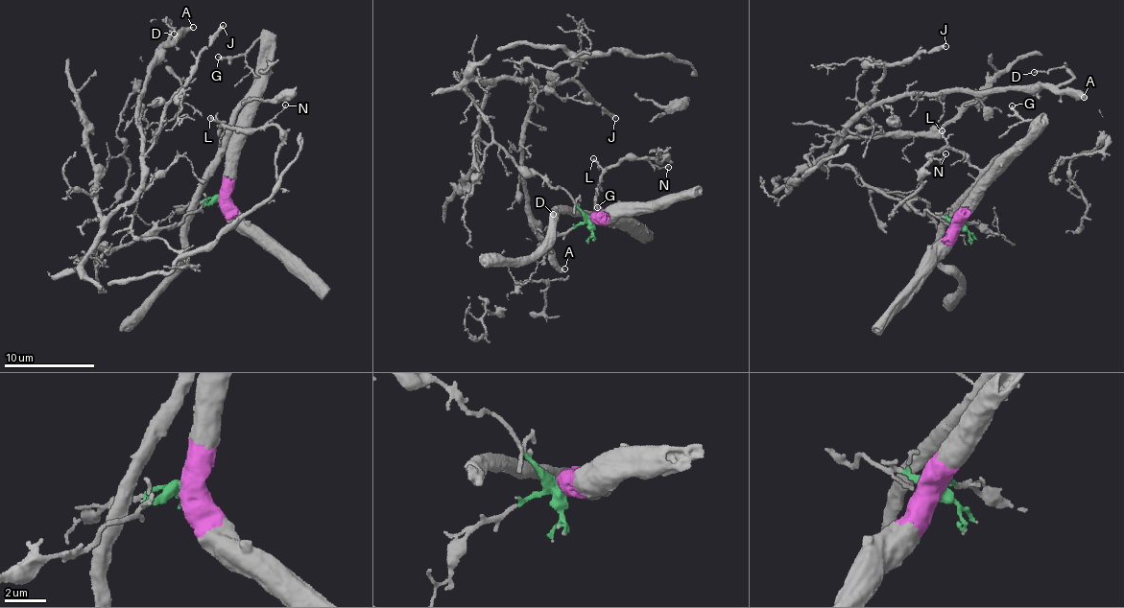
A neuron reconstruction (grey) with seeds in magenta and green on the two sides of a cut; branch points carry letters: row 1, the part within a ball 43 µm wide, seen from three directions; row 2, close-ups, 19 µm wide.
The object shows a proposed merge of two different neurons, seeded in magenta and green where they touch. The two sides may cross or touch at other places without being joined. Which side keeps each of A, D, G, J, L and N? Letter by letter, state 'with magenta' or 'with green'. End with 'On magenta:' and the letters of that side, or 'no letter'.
A: with green
D: with green
G: with magenta
J: with green
L: with magenta
N: with magenta
On magenta: G, L, N

